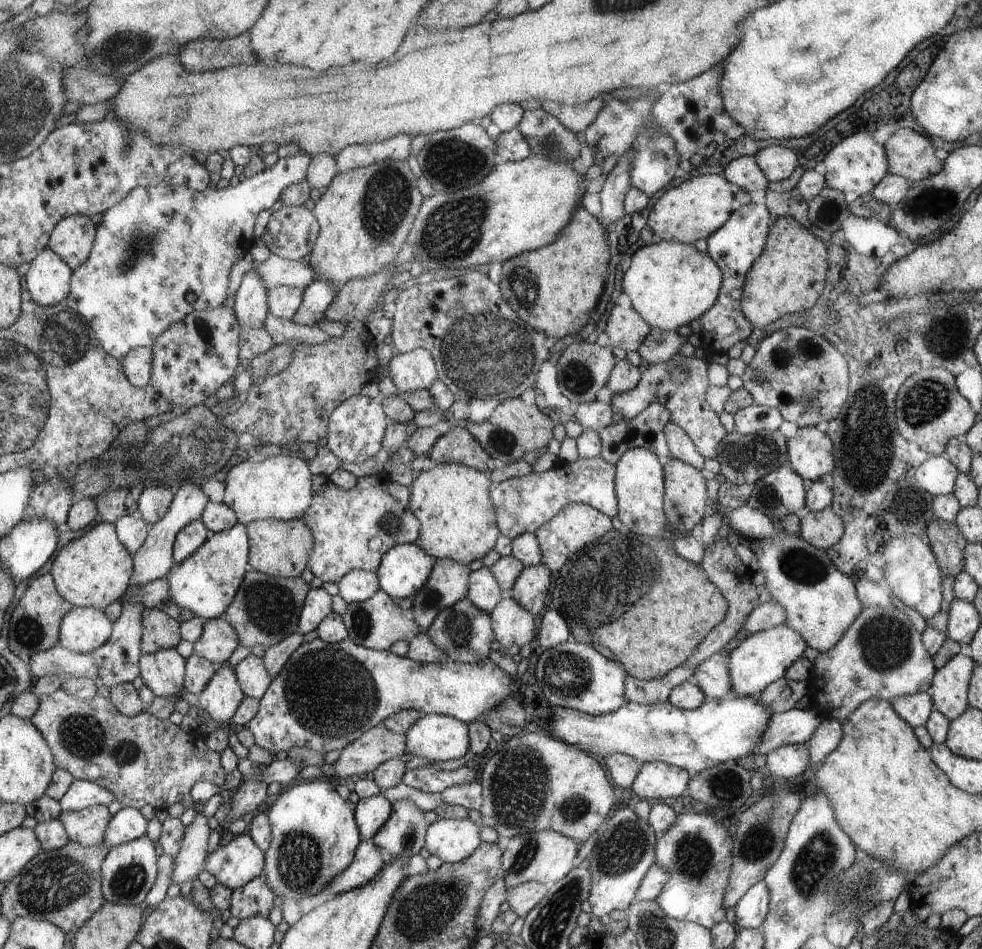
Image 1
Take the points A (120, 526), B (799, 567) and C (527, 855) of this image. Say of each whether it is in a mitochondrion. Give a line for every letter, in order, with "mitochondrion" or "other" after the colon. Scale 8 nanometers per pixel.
A: other
B: mitochondrion
C: mitochondrion

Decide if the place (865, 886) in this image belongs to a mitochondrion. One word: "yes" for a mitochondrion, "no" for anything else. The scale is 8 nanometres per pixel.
yes

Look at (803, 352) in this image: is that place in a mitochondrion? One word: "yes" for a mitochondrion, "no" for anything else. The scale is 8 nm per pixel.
yes

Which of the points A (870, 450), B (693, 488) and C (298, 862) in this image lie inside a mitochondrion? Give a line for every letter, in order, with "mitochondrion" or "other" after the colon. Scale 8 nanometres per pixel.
A: mitochondrion
B: other
C: mitochondrion

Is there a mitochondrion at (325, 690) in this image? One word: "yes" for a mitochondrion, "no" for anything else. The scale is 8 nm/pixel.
yes

